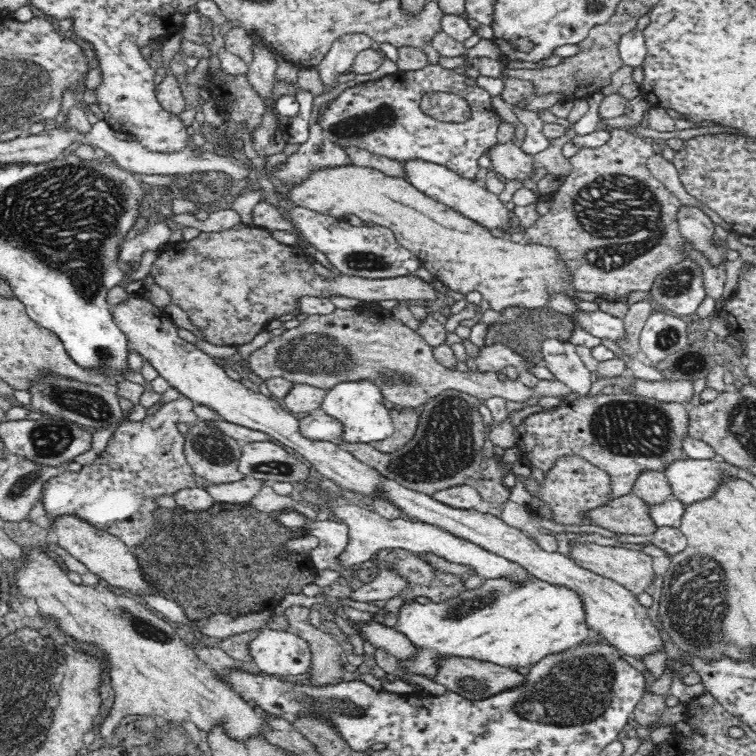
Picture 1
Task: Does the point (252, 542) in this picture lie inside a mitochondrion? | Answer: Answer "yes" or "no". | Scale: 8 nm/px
yes

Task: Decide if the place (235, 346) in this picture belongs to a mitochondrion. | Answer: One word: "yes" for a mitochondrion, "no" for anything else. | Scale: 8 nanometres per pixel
no

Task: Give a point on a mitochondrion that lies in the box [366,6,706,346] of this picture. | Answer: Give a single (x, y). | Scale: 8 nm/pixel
(619, 218)

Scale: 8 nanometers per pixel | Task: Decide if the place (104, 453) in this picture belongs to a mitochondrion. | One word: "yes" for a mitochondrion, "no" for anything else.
no

